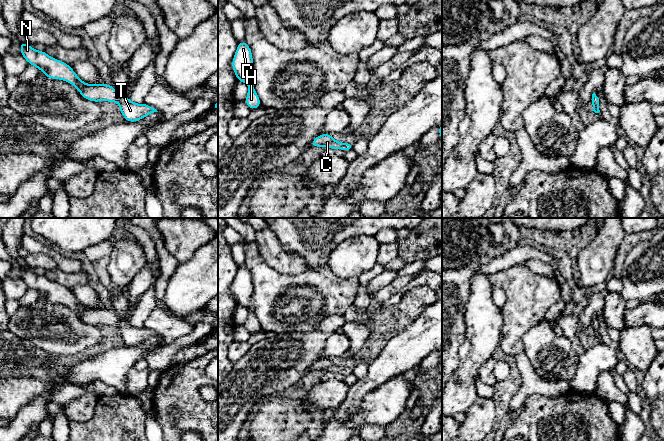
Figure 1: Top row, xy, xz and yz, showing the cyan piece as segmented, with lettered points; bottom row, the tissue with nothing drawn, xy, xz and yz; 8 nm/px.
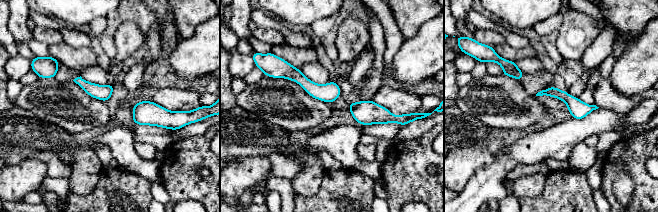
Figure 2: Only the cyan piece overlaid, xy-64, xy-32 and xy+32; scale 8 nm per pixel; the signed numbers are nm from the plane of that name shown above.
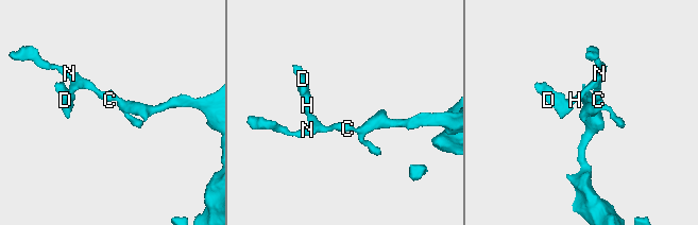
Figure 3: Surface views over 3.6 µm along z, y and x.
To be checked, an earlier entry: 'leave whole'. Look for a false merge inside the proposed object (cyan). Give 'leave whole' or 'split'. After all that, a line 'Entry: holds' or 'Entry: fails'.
leave whole
Entry: holds

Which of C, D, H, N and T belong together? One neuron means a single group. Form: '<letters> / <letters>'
C D H N T

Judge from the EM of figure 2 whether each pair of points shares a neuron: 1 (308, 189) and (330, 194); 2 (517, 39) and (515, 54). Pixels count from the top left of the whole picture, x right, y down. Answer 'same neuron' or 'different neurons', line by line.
1: different neurons
2: different neurons

